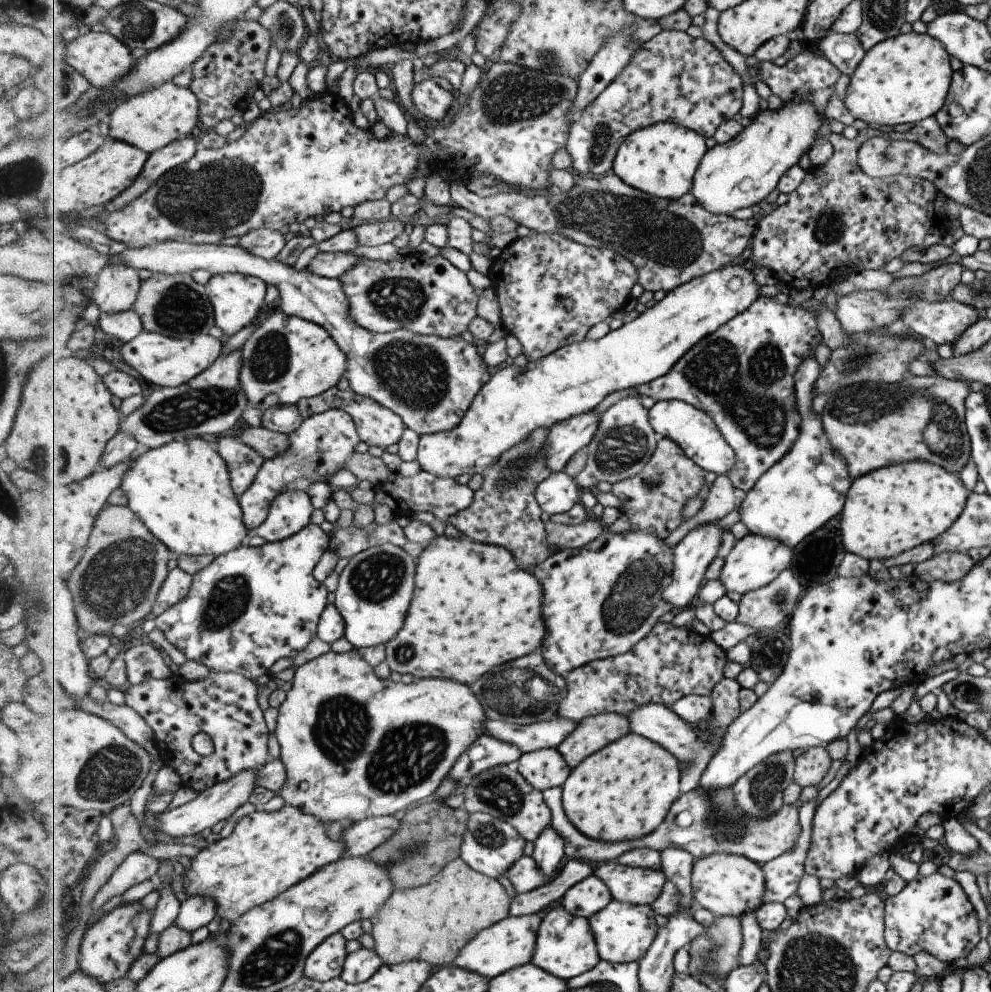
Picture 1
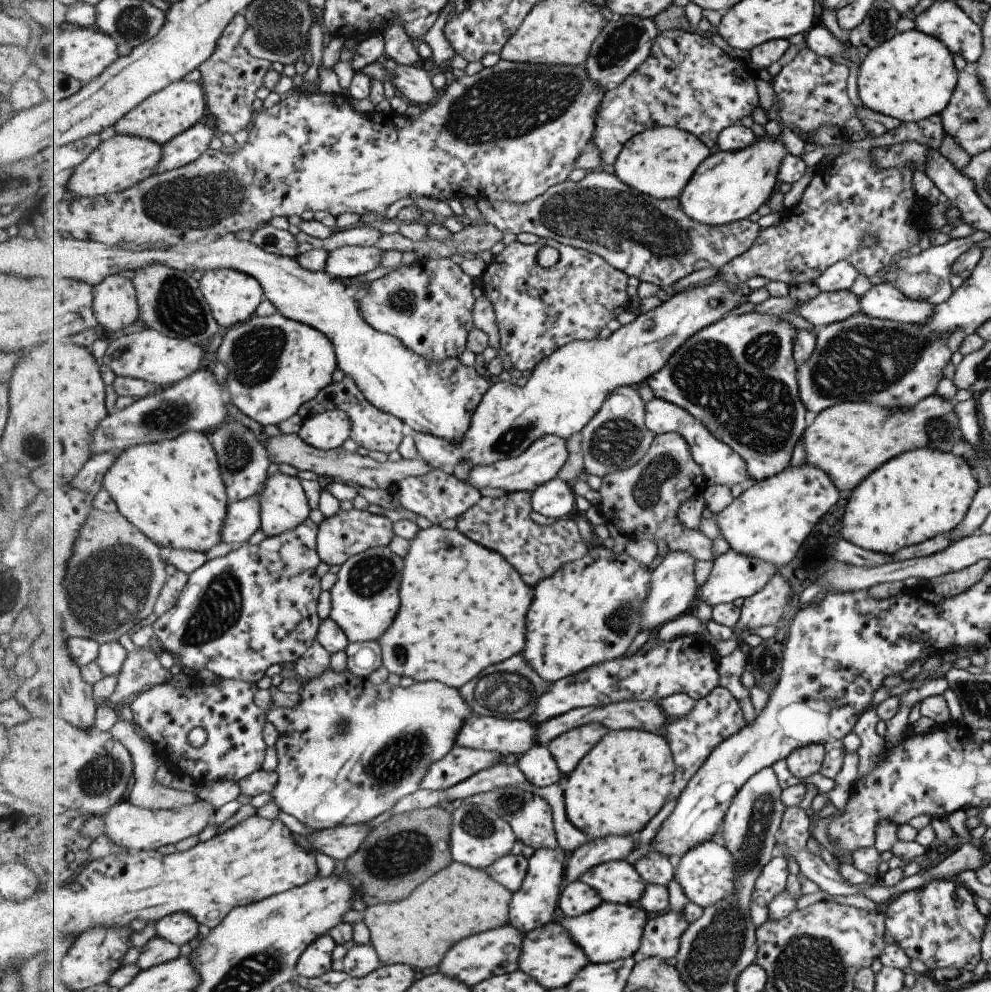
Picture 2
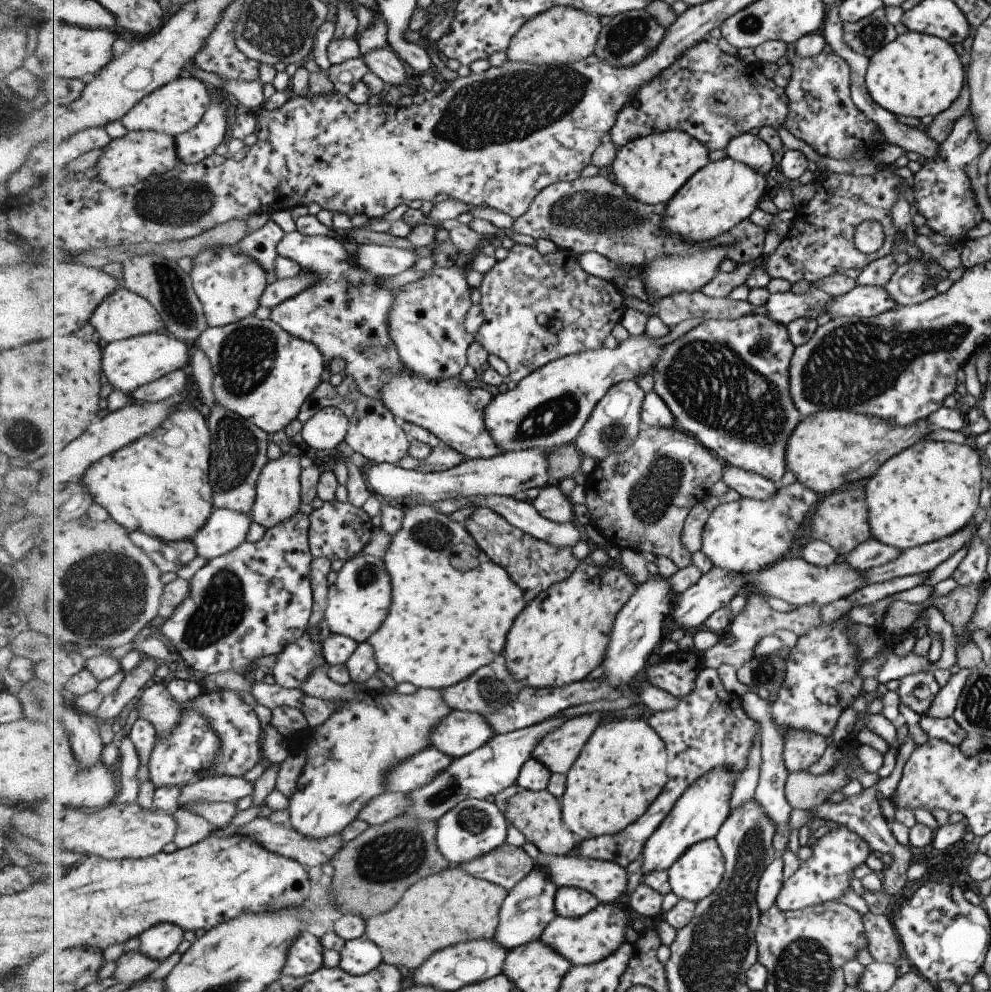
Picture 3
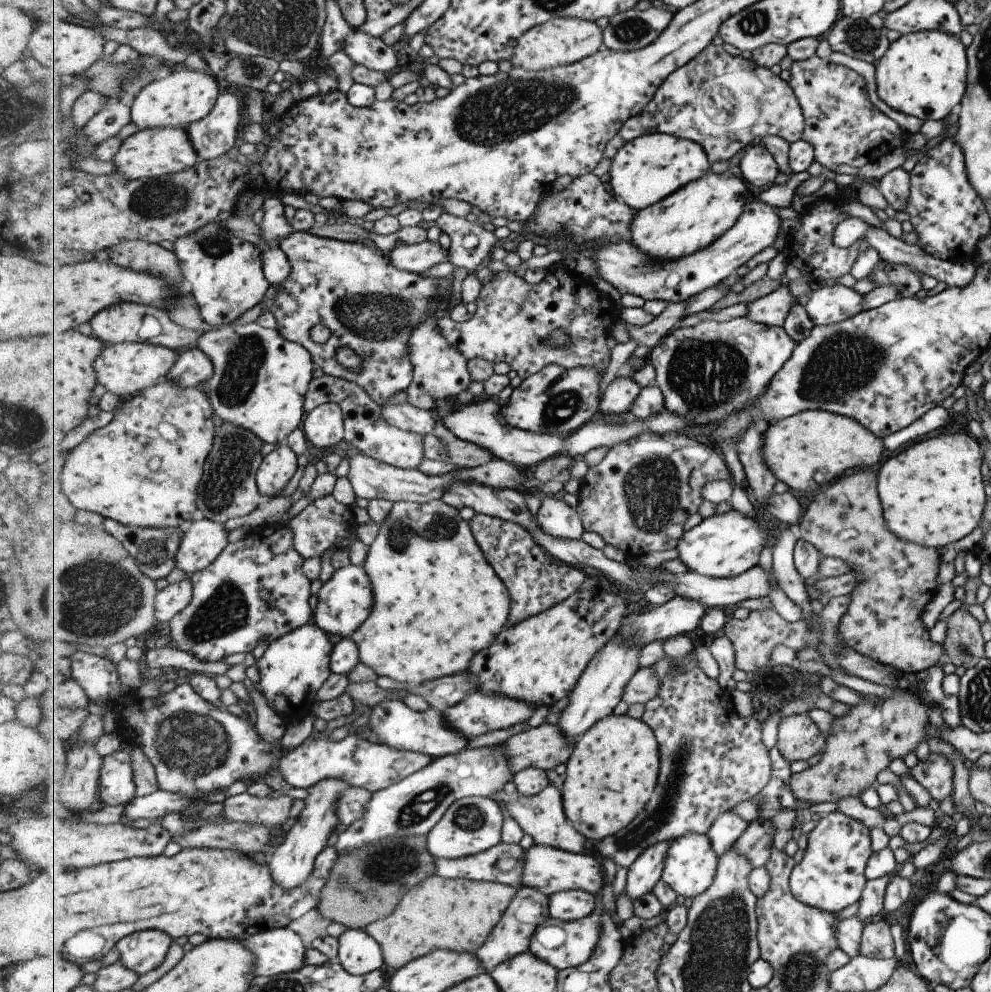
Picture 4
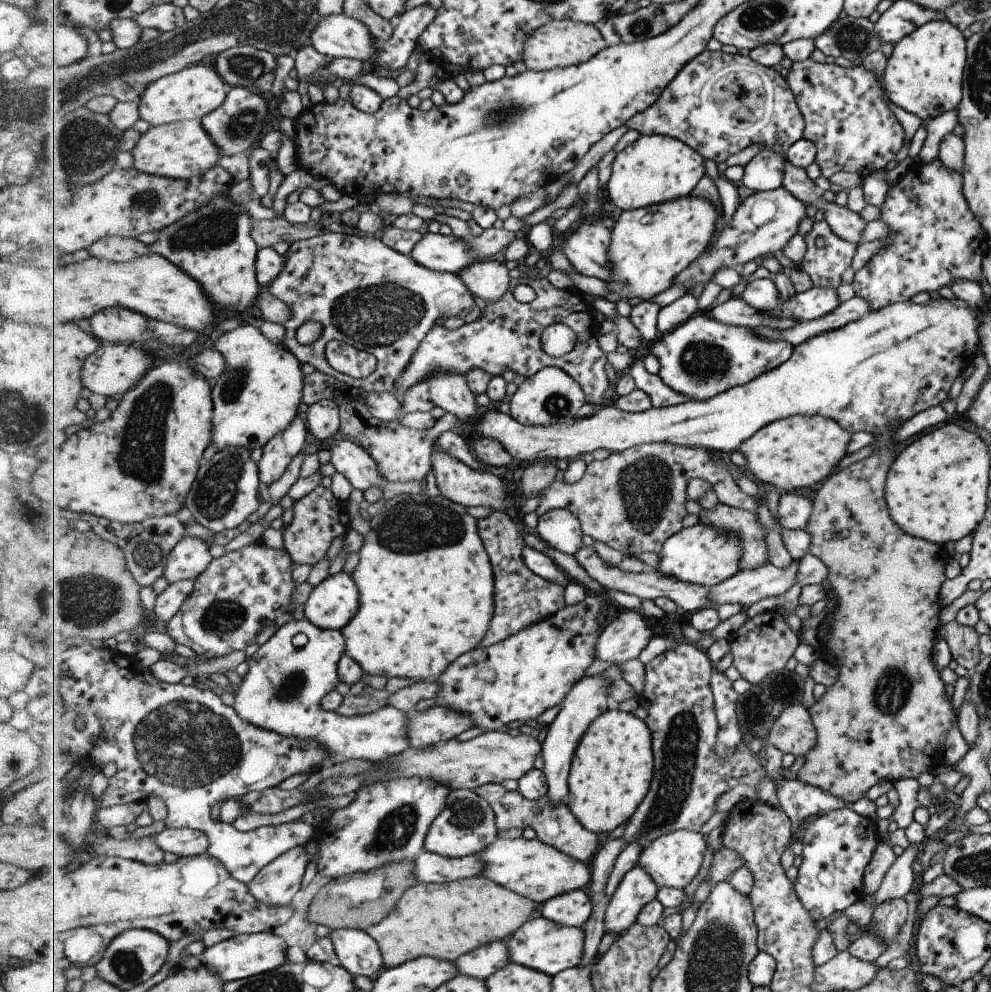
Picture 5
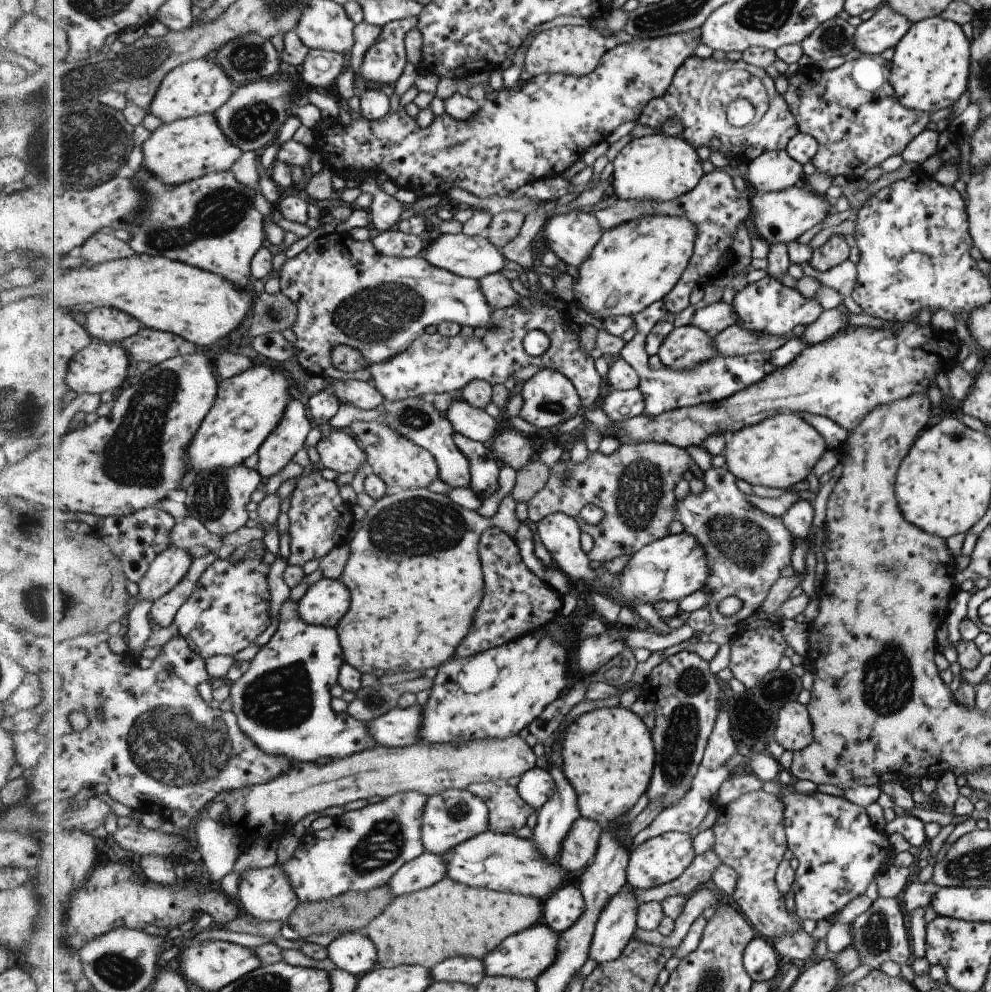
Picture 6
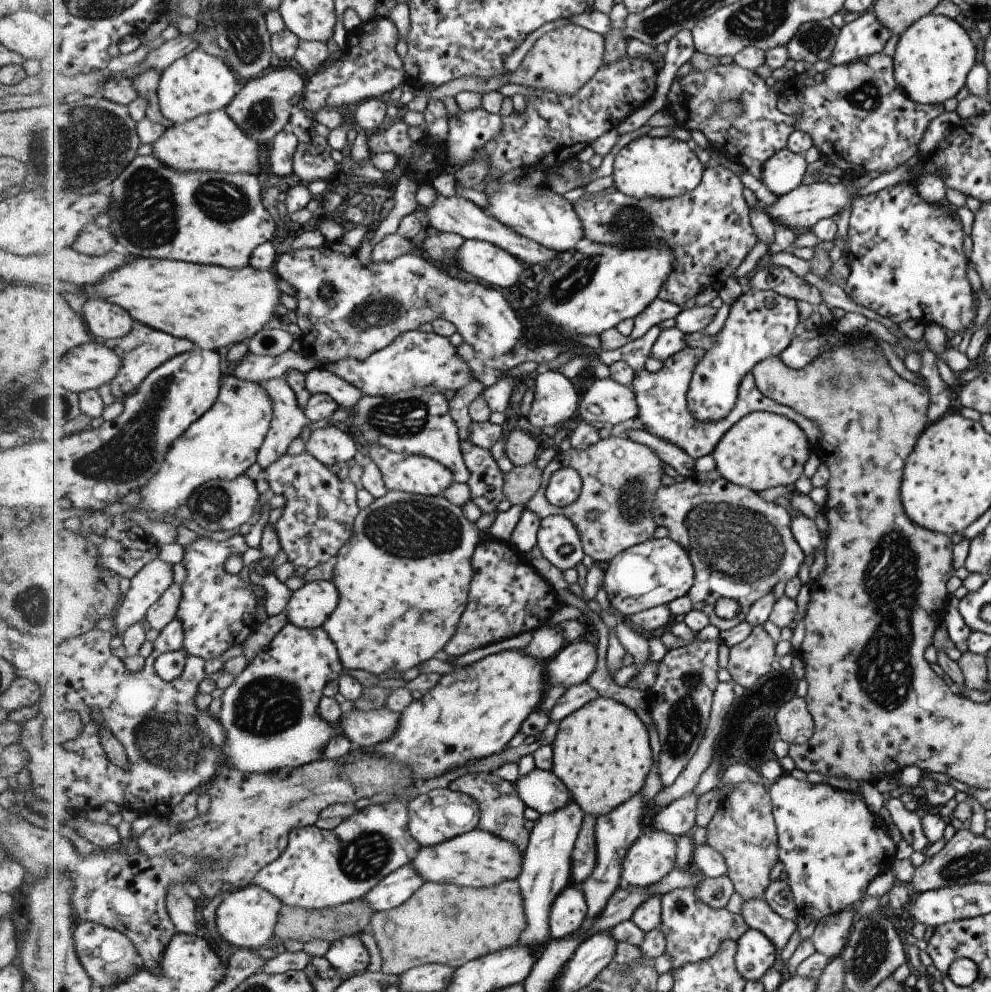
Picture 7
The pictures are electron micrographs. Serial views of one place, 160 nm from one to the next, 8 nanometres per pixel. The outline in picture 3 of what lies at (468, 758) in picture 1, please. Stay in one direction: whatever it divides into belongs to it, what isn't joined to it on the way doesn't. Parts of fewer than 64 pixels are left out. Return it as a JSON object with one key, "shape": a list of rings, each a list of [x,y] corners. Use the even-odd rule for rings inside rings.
{"shape":[[[431,748],[396,766],[388,774],[388,790],[412,793],[431,784],[453,762],[445,751]]]}

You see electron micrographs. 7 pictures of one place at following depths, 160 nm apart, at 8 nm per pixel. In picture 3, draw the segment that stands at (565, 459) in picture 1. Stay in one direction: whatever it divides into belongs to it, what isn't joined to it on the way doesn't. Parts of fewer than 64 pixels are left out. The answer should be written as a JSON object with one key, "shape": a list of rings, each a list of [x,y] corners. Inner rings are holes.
{"shape":[[[539,447],[520,451],[505,451],[488,459],[467,459],[449,470],[434,473],[422,473],[415,469],[403,469],[393,463],[378,463],[375,466],[371,466],[371,468],[364,468],[364,474],[373,493],[390,496],[391,498],[402,498],[404,501],[407,497],[423,497],[431,502],[459,497],[473,498],[473,496],[478,495],[507,495],[511,497],[513,494],[517,494],[517,492],[527,492],[529,488],[542,489],[553,483],[549,474],[550,452],[551,450],[549,449]]]}

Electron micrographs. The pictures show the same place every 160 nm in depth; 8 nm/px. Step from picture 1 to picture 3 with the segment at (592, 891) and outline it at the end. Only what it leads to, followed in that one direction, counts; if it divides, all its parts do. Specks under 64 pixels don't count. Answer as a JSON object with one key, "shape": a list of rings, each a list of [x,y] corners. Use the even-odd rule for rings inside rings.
{"shape":[[[561,887],[556,898],[558,916],[579,918],[598,908],[602,902],[591,891],[579,887]]]}

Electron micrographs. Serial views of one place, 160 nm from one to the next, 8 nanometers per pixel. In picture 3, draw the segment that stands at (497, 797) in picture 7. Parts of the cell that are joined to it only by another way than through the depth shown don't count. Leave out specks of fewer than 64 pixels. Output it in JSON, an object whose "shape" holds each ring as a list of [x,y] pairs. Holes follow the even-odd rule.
{"shape":[[[518,788],[504,806],[507,808],[505,816],[508,822],[525,836],[527,842],[533,843],[540,854],[565,855],[573,852],[579,838],[565,826],[562,808],[559,808],[557,797],[553,796],[549,790],[532,791]]]}

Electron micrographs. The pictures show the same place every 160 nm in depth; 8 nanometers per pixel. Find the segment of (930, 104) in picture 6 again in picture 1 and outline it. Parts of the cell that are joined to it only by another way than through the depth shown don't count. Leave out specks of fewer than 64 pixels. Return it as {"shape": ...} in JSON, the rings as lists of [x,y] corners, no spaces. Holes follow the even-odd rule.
{"shape":[[[910,31],[874,44],[849,75],[842,100],[854,119],[865,124],[915,124],[935,114],[943,104],[953,74],[943,45],[927,33]]]}

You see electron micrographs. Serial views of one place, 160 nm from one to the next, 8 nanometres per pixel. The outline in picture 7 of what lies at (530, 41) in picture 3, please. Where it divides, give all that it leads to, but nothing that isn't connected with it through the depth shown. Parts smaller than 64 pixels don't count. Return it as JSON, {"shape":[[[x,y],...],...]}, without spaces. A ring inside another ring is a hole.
{"shape":[[[569,23],[539,37],[515,71],[491,76],[491,78],[481,78],[471,74],[461,76],[447,84],[435,87],[434,90],[423,96],[426,99],[435,98],[443,101],[445,97],[454,96],[461,91],[471,91],[482,95],[496,90],[502,85],[514,83],[529,89],[545,89],[555,91],[560,96],[567,96],[577,93],[598,73],[604,63],[605,53],[606,38],[604,35]]]}

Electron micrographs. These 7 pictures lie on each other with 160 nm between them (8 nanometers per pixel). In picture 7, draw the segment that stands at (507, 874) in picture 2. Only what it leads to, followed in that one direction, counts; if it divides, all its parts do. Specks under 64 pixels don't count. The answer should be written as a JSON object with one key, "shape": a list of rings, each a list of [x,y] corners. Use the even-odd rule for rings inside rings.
{"shape":[[[409,863],[388,874],[365,898],[376,912],[388,911],[405,904],[425,883],[425,877]]]}

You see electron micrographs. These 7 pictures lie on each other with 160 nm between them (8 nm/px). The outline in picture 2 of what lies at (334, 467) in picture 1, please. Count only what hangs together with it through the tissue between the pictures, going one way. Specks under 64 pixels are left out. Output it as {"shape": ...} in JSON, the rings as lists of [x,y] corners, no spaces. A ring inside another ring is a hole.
{"shape":[[[333,409],[308,418],[298,433],[307,444],[328,451],[341,448],[352,438],[352,430],[350,415]],[[262,492],[245,500],[230,503],[226,525],[222,530],[224,542],[239,542],[243,545],[261,528],[261,495]]]}

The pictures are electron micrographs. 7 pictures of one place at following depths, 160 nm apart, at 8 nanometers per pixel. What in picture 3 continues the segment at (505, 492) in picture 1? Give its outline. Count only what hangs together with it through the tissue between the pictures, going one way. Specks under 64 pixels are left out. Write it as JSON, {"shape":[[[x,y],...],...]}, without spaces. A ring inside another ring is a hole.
{"shape":[[[475,507],[463,524],[478,545],[489,555],[489,558],[504,566],[511,578],[522,586],[527,604],[541,593],[546,592],[547,589],[553,588],[558,582],[566,581],[583,561],[575,556],[573,546],[558,547],[531,536],[489,507]]]}

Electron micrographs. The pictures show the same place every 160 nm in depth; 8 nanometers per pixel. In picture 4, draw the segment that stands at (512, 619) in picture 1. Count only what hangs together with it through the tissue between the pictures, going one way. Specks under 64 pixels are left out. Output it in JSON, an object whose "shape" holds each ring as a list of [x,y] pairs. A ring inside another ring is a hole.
{"shape":[[[443,499],[430,503],[412,503],[411,501],[394,502],[393,510],[380,525],[376,539],[371,543],[369,554],[364,564],[374,583],[374,609],[371,616],[350,637],[358,644],[360,660],[371,667],[378,676],[388,676],[397,682],[405,682],[408,686],[420,685],[441,677],[467,673],[475,656],[495,642],[495,639],[509,625],[512,596],[506,583],[491,566],[486,554],[477,542],[470,521],[462,517],[461,511],[449,506]]]}

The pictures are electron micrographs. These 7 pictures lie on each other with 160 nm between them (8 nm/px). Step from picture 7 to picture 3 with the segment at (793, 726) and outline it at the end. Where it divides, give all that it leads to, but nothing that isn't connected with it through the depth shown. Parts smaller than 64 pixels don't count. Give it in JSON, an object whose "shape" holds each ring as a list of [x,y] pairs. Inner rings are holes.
{"shape":[[[781,730],[784,738],[784,759],[791,773],[809,772],[826,747],[826,739],[811,731]]]}

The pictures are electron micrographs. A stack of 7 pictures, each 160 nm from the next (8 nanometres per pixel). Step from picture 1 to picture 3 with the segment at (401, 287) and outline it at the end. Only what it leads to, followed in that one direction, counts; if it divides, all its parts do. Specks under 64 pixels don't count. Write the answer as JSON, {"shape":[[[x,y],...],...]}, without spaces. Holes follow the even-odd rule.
{"shape":[[[462,262],[452,267],[435,264],[422,277],[402,286],[398,304],[390,314],[389,332],[407,367],[435,380],[458,377],[463,372],[472,343],[466,329],[467,313],[474,305],[471,290]]]}

